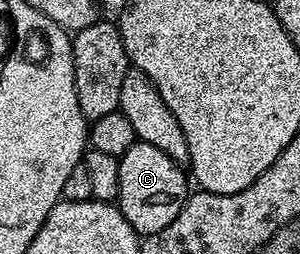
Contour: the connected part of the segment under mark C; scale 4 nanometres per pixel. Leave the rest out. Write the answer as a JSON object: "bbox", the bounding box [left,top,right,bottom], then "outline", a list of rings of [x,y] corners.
{"bbox":[115,140,191,238],"outline":[[[136,140],[119,158],[119,191],[115,204],[142,238],[163,231],[181,213],[190,192],[191,181],[186,170],[176,165],[171,155],[163,155],[159,147],[151,147],[151,143]]]}

